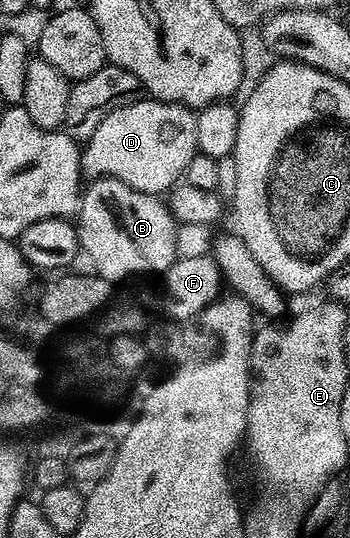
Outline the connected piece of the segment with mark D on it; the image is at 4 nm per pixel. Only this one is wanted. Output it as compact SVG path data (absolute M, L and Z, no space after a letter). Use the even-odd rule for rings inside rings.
M141 97L136 103L114 109L83 144L80 153L83 178L117 179L157 197L171 192L183 180L186 165L198 154L196 117L193 108L151 97Z

